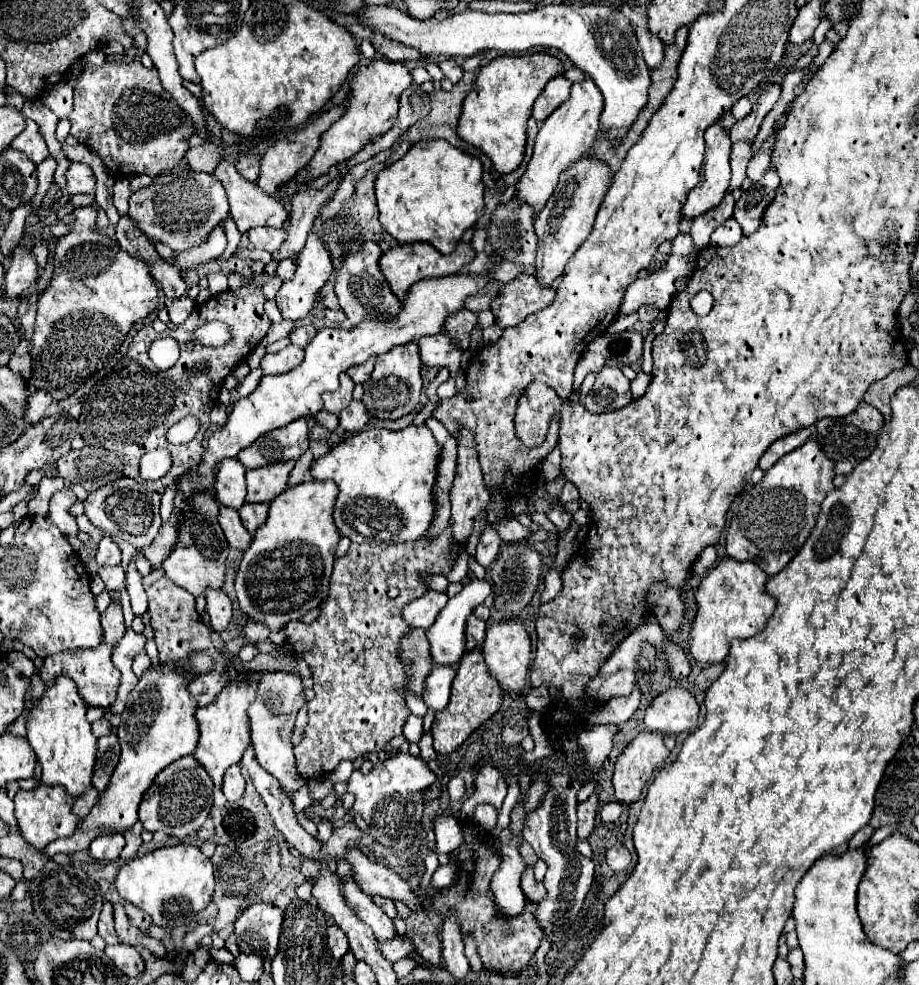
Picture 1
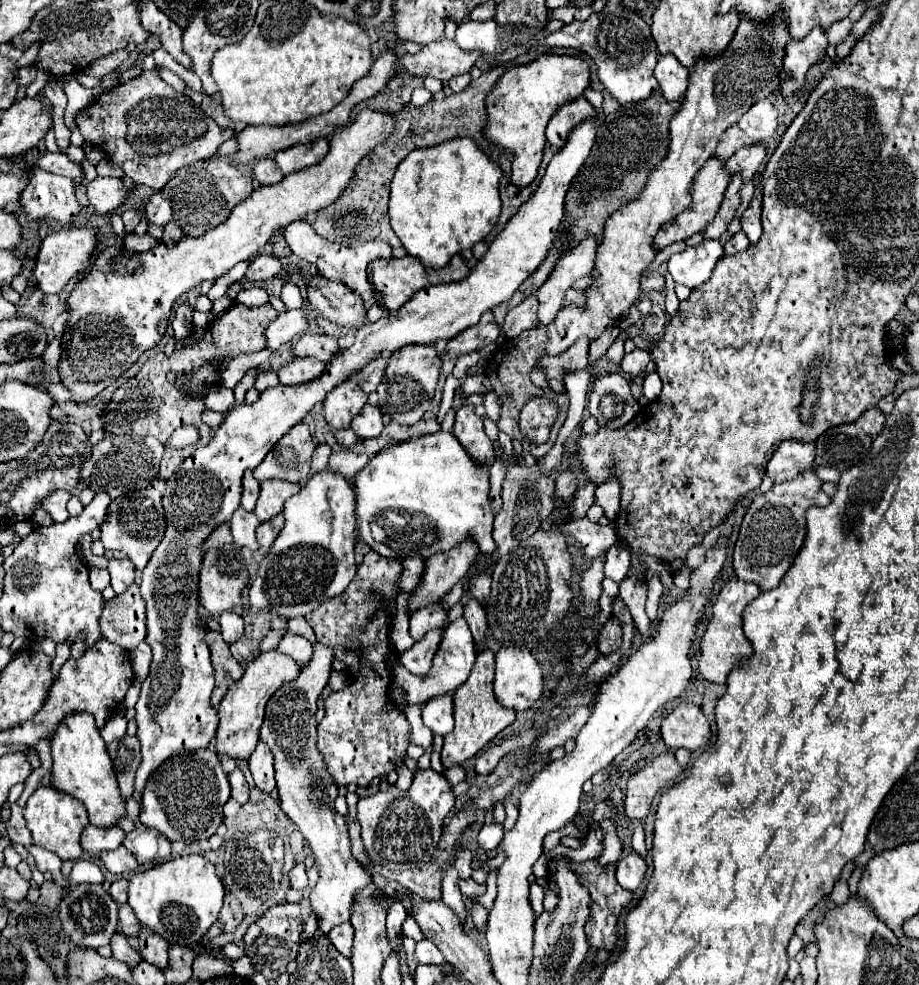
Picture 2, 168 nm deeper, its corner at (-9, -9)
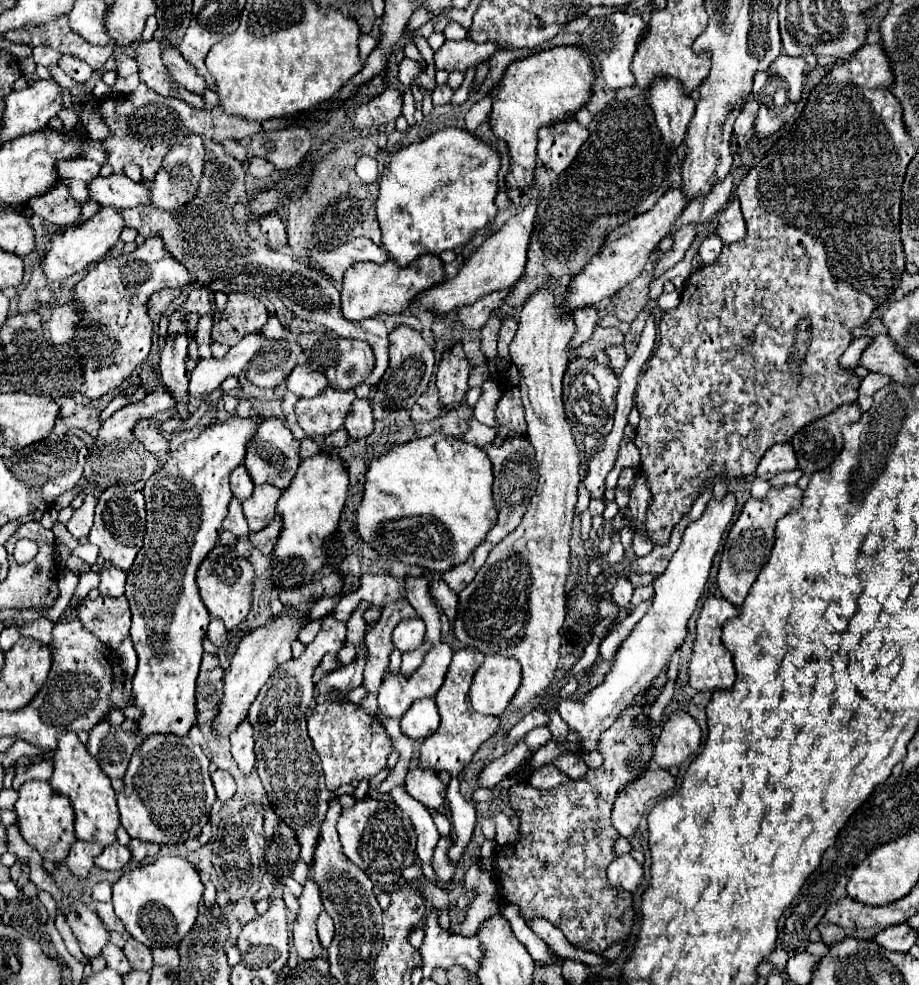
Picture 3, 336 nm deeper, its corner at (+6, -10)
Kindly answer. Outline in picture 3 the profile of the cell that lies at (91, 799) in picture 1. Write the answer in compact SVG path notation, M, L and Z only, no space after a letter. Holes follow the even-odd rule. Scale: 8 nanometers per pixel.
M76 840L76 842L72 844L72 848L70 848L68 858L66 858L68 870L70 870L76 878L84 880L84 878L90 874L92 866L94 866L94 858L96 858L102 850L104 850L104 848L92 844L92 842L80 842L80 840Z

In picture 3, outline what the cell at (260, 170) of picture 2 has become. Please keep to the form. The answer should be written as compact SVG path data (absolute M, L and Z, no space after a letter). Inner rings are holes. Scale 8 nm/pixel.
M252 158L252 160L248 162L248 172L250 172L252 176L256 176L256 178L266 178L266 176L270 176L274 170L276 170L276 168L274 168L268 160L264 160L264 158Z

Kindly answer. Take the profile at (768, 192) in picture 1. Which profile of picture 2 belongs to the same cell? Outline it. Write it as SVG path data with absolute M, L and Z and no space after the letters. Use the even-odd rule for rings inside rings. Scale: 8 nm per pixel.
M757 187L755 195L753 195L753 199L749 203L749 207L741 215L743 231L747 233L747 237L749 237L751 243L757 243L759 237L761 237L761 233L763 233L763 227L761 227L761 203L763 203L763 193L761 193L761 187Z

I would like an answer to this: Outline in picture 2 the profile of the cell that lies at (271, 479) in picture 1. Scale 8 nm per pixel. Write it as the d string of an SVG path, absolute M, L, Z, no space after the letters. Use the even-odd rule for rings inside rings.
M265 479L261 481L261 495L255 505L255 515L259 521L267 521L283 511L285 499L299 493L299 483L289 483L283 479Z

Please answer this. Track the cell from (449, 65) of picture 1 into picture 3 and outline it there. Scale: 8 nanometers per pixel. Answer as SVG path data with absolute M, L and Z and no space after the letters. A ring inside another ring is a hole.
M444 84L444 86L436 86L436 90L432 92L432 102L434 102L434 106L442 106L442 104L448 104L450 102L450 98L452 98L452 88L448 86L448 84Z

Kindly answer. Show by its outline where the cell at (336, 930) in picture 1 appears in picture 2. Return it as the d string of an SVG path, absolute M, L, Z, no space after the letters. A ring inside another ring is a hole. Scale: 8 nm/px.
M341 923L341 925L333 927L329 931L329 939L343 957L351 955L351 947L353 947L353 927L351 927L351 923Z

